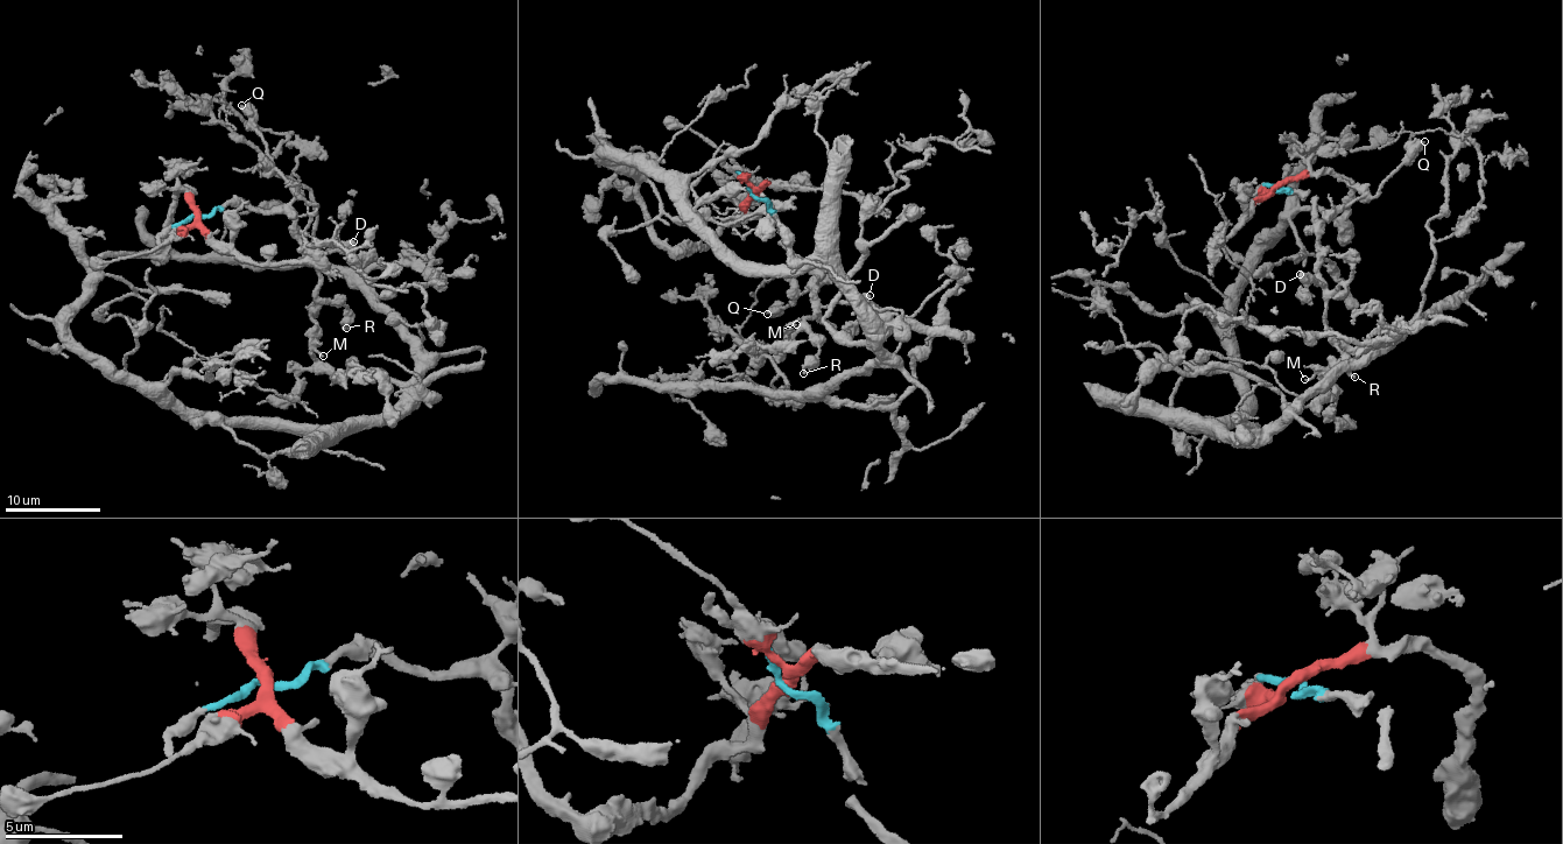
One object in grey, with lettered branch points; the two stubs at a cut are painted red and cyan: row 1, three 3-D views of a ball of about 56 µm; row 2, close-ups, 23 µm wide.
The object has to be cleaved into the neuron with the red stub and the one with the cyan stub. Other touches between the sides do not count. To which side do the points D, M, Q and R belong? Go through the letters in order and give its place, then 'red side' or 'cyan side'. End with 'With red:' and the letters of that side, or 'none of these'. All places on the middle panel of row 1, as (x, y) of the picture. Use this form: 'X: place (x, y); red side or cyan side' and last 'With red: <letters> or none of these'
D: place (870, 295); cyan side
M: place (796, 324); cyan side
Q: place (767, 314); cyan side
R: place (803, 373); cyan side
With red: none of these

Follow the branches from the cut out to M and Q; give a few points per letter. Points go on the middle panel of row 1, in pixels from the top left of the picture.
M: (752, 194), (766, 202), (781, 239), (814, 275), (810, 294), (815, 314), (781, 345), (786, 330), (795, 324)
Q: (752, 194), (766, 202), (791, 257), (821, 275), (796, 302), (767, 314)

